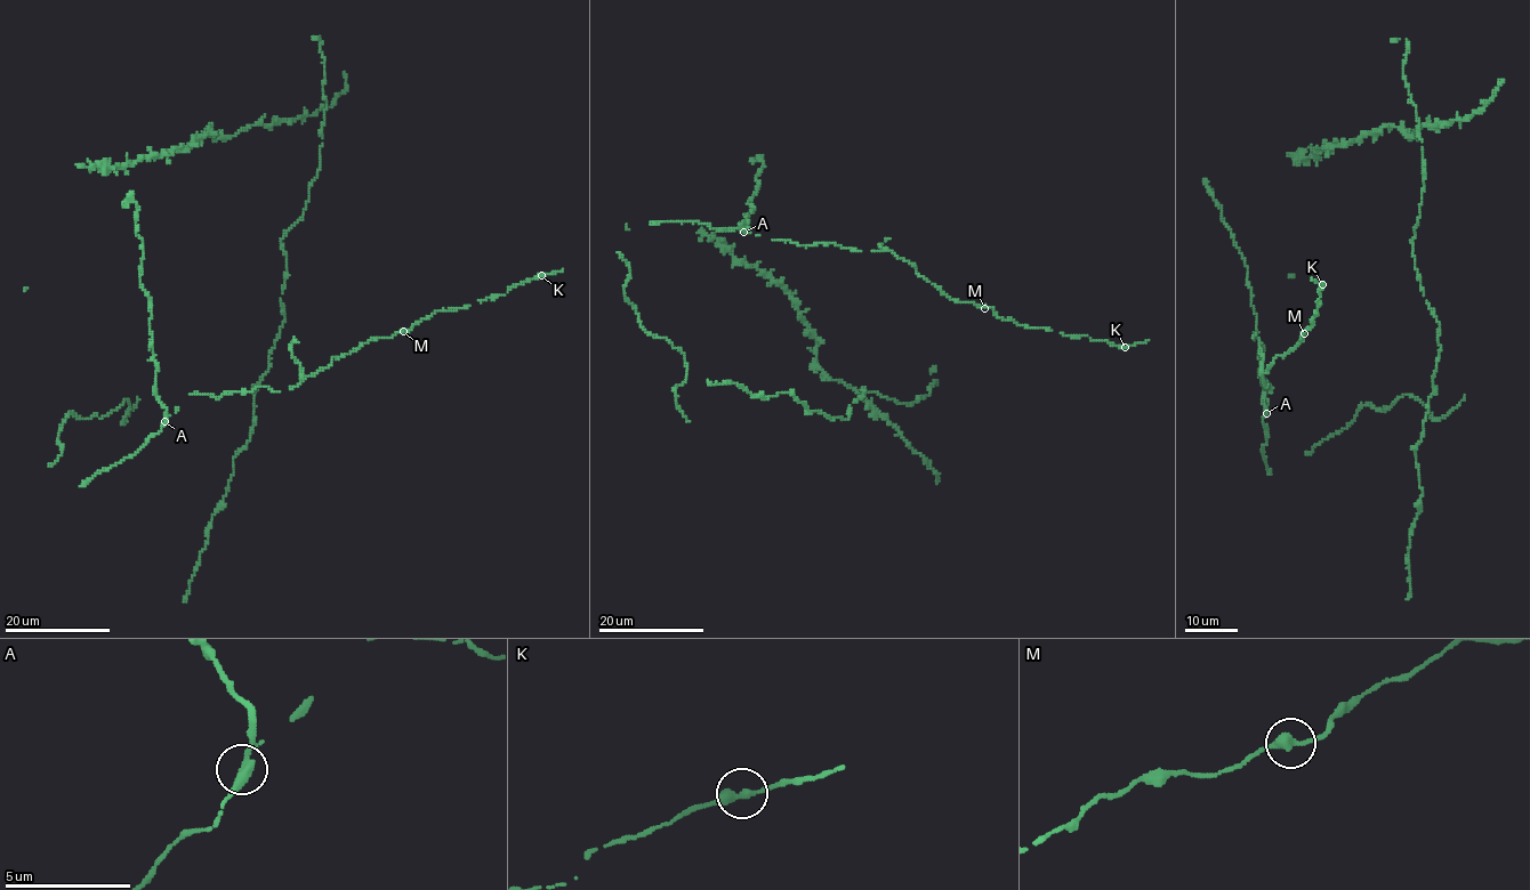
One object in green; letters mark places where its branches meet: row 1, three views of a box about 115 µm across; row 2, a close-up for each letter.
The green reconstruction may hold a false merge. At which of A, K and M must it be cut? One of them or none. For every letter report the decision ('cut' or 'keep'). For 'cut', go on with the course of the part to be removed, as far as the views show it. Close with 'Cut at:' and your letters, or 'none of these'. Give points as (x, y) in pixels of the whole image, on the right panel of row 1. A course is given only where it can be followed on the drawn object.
A: cut; course (1266, 412), (1261, 375), (1262, 344), (1257, 336), (1247, 267), (1205, 178)
K: keep
M: keep
Cut at: A

